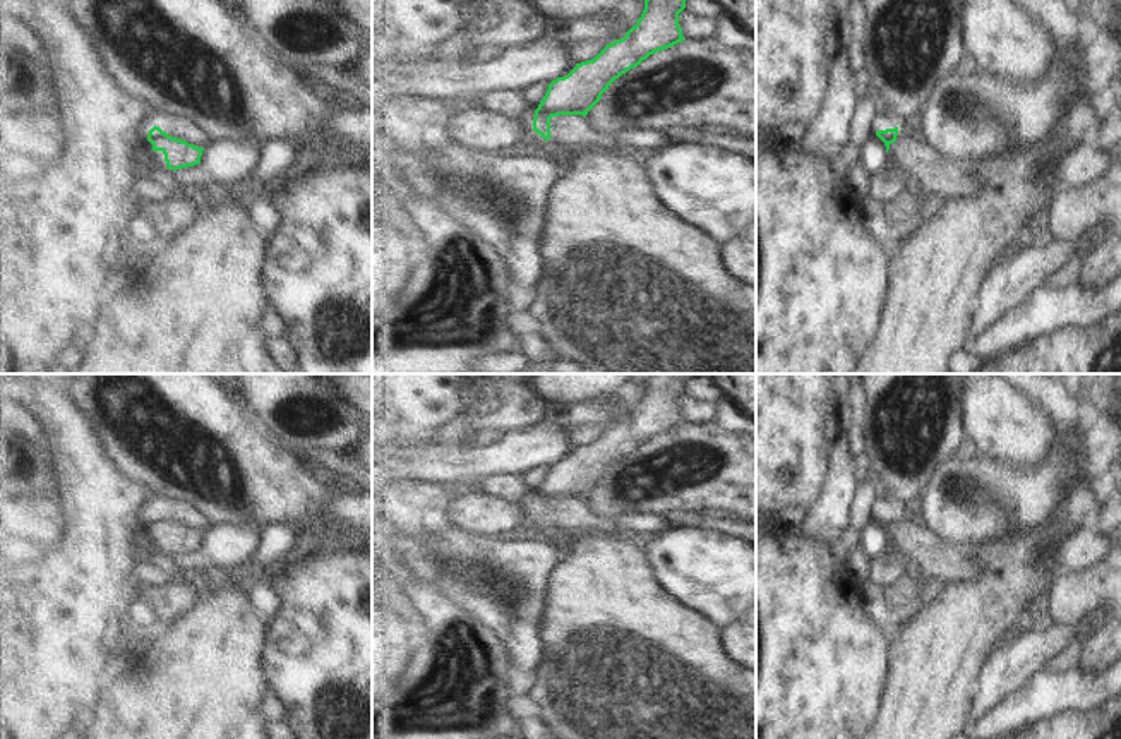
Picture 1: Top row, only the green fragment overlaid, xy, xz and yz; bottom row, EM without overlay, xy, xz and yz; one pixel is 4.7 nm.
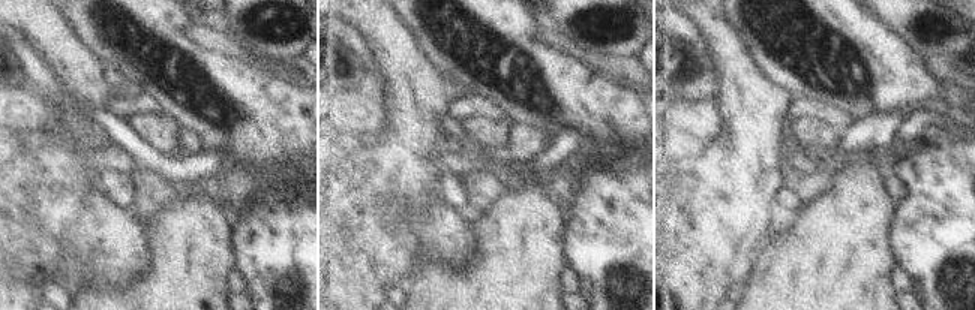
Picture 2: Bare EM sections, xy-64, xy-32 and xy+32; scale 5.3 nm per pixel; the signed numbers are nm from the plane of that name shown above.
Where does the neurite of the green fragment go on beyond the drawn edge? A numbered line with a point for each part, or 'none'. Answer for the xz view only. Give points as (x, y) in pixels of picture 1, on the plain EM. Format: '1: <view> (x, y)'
none

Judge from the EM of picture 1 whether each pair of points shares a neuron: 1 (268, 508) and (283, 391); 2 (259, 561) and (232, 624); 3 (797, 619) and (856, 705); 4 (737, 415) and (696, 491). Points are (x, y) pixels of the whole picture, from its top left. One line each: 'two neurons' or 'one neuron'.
1: two neurons
2: two neurons
3: one neuron
4: two neurons

